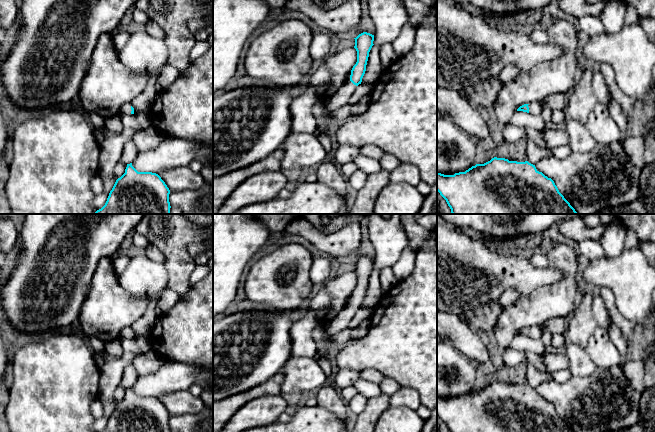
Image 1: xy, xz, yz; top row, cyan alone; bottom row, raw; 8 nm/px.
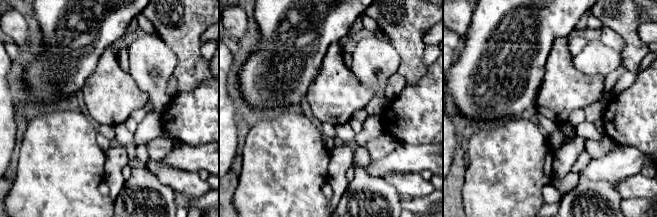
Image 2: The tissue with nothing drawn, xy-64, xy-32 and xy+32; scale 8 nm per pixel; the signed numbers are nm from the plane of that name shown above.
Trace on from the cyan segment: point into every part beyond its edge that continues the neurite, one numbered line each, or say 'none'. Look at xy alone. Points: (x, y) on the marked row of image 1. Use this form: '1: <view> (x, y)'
1: xy (125, 108)

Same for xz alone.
1: xz (340, 98)

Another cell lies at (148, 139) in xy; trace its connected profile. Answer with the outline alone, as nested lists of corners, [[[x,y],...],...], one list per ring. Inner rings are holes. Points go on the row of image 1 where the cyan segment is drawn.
[[[154,127],[138,131],[132,141],[140,152],[146,152],[156,148],[165,138],[165,135],[157,131]]]

